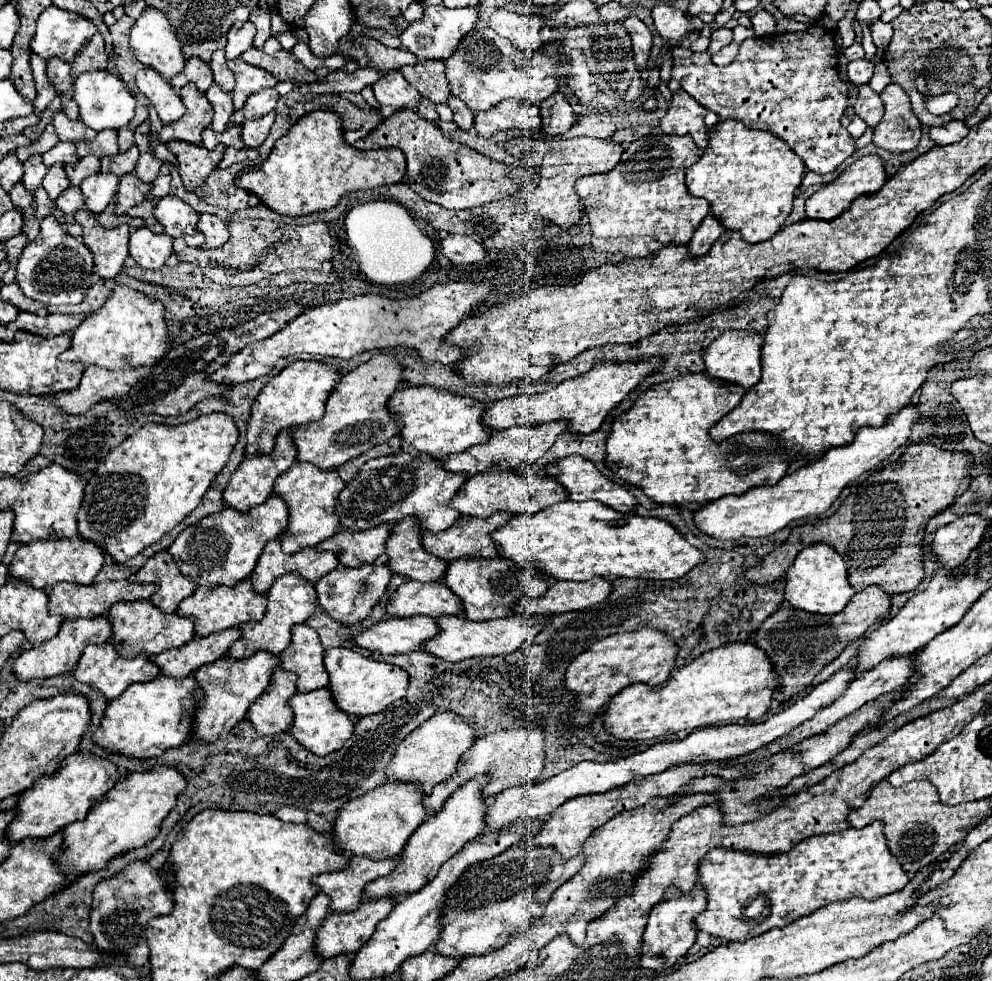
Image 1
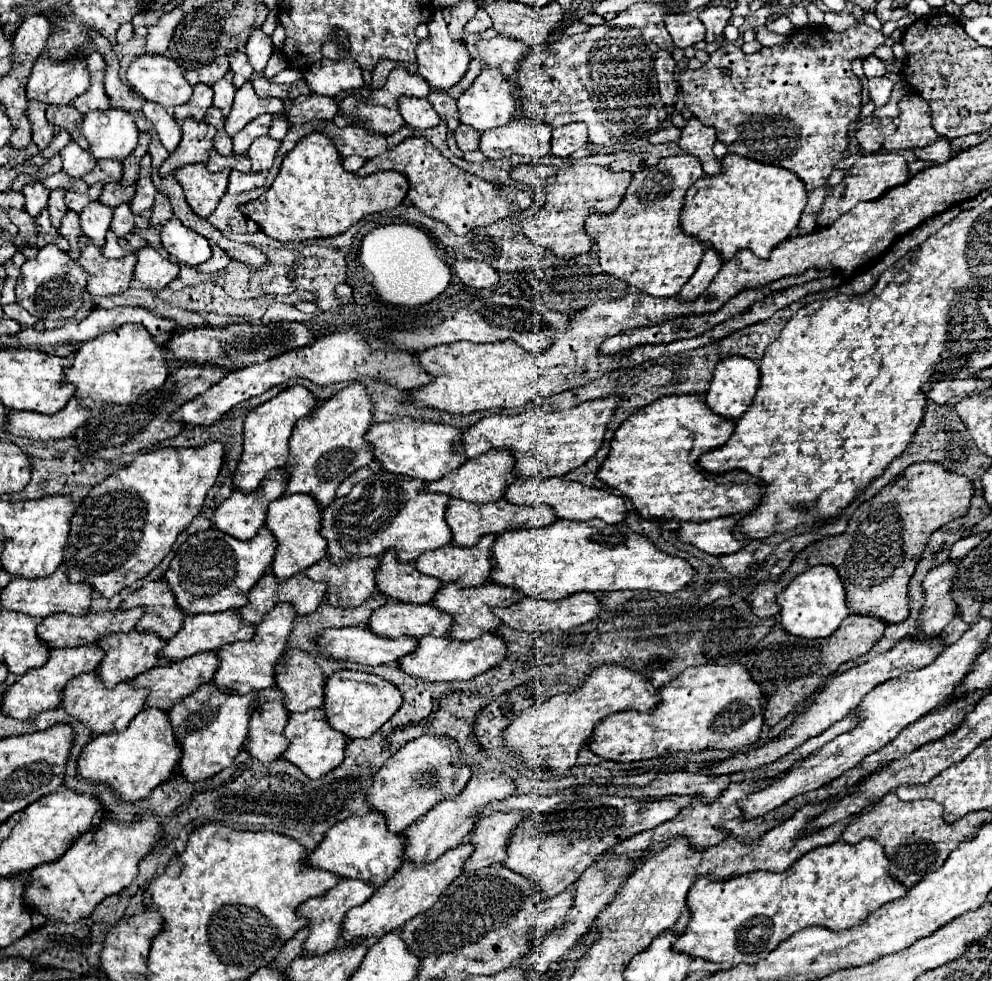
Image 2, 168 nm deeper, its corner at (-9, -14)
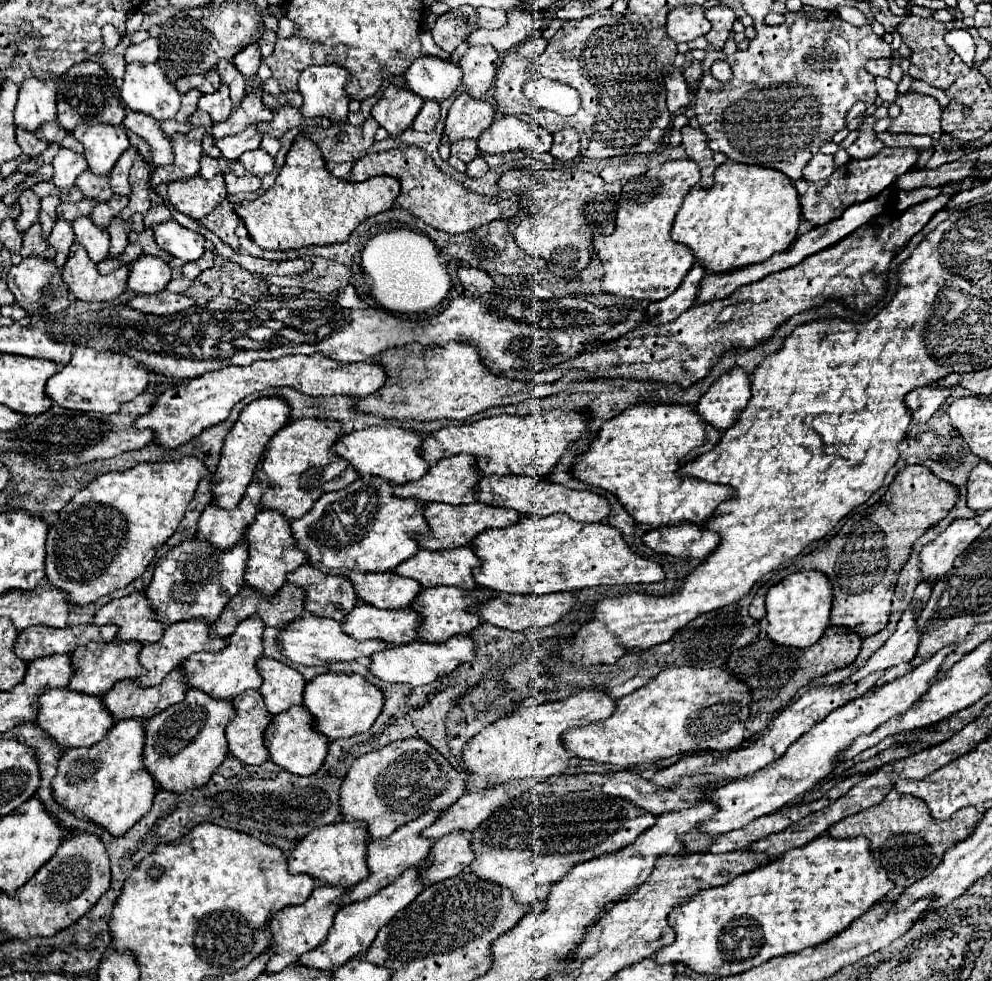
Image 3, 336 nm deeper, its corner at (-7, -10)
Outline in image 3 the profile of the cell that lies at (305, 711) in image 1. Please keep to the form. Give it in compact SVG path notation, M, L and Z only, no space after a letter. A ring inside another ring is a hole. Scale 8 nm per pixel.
M294 706L290 710L274 716L272 722L268 724L268 728L264 730L264 742L266 742L272 762L298 776L314 774L322 766L322 762L328 754L328 740L312 728L310 712L304 706Z

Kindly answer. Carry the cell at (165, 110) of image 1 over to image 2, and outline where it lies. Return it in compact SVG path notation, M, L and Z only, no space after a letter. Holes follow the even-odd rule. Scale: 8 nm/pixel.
M144 102L142 106L142 112L144 116L148 116L156 130L158 130L158 138L160 142L164 144L164 148L168 152L174 152L176 146L180 144L182 140L182 128L180 128L180 122L166 110L166 108L160 108L160 104L152 104L152 102Z

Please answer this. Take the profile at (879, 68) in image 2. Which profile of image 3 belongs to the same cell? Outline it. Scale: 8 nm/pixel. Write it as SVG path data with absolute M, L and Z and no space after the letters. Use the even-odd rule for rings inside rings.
M870 60L866 64L866 70L872 76L888 76L890 74L890 60Z

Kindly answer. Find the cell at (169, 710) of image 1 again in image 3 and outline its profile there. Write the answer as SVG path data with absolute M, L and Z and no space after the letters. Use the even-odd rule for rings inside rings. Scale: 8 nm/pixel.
M120 720L98 744L66 750L52 780L54 800L80 820L90 820L116 838L124 836L152 808L156 794L156 782L142 762L142 748L144 720Z

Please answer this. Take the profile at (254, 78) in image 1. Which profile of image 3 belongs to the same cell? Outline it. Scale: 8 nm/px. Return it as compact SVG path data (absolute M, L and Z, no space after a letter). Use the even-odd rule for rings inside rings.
M254 92L254 94L246 96L242 100L242 104L232 110L232 114L230 114L228 120L212 126L212 136L214 136L214 140L226 138L226 136L234 136L234 134L242 132L244 128L248 128L250 124L272 120L272 116L274 114L262 104L260 94Z

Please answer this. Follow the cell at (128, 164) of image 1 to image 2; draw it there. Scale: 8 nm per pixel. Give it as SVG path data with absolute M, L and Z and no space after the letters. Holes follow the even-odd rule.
M120 182L106 184L106 186L104 186L104 192L102 192L102 196L100 196L100 202L106 204L106 206L116 208L116 206L120 206L122 202L130 202L130 200L132 200L132 196L134 196L134 192L136 192L134 188L136 188L136 184L130 184L130 188L120 186Z

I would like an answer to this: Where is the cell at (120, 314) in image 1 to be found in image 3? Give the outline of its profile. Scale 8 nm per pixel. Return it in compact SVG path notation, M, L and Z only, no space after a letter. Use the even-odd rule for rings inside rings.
M78 346L72 352L72 360L52 378L48 378L44 392L46 396L50 396L50 400L70 410L114 414L124 402L142 394L146 386L148 386L148 370L140 362L124 354L96 352L92 348Z

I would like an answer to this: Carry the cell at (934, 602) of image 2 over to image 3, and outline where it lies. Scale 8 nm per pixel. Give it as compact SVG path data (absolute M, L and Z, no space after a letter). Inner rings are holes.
M906 608L906 612L902 614L902 620L898 622L898 628L886 640L886 644L880 650L876 650L868 658L868 662L860 670L850 674L842 684L852 684L852 682L866 678L872 672L886 670L890 666L898 666L902 662L910 662L916 656L916 648L920 642L920 630L916 628L918 614L920 614L920 610Z

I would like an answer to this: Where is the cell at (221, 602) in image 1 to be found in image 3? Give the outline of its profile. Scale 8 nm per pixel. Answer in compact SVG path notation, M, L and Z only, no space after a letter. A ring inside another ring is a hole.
M188 620L188 622L174 622L170 624L162 638L154 644L144 644L140 650L140 664L146 668L146 674L136 678L134 684L136 686L156 686L162 682L162 678L172 672L174 668L178 668L180 662L184 662L190 654L194 652L220 652L226 646L226 640L222 638L212 638L208 634L210 624L202 622L202 620Z

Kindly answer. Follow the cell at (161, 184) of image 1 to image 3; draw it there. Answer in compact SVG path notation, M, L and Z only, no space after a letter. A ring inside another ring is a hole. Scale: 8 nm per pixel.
M152 192L152 208L144 214L144 224L146 224L146 228L152 228L152 226L162 224L166 220L172 220L170 210L166 208L162 196L158 196L156 192Z

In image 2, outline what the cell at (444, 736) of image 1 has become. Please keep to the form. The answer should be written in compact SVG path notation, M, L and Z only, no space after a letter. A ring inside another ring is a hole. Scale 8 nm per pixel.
M420 736L410 740L384 764L384 768L380 768L374 776L372 788L368 788L368 800L376 812L386 816L390 832L402 832L440 800L452 800L458 796L470 778L472 770L462 760L460 748L454 746L454 740L446 736Z

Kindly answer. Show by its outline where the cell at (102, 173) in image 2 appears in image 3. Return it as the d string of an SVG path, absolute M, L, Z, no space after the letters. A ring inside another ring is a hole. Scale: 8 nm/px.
M86 170L76 178L76 186L84 194L84 198L92 198L96 202L108 202L112 198L108 176L96 176Z

